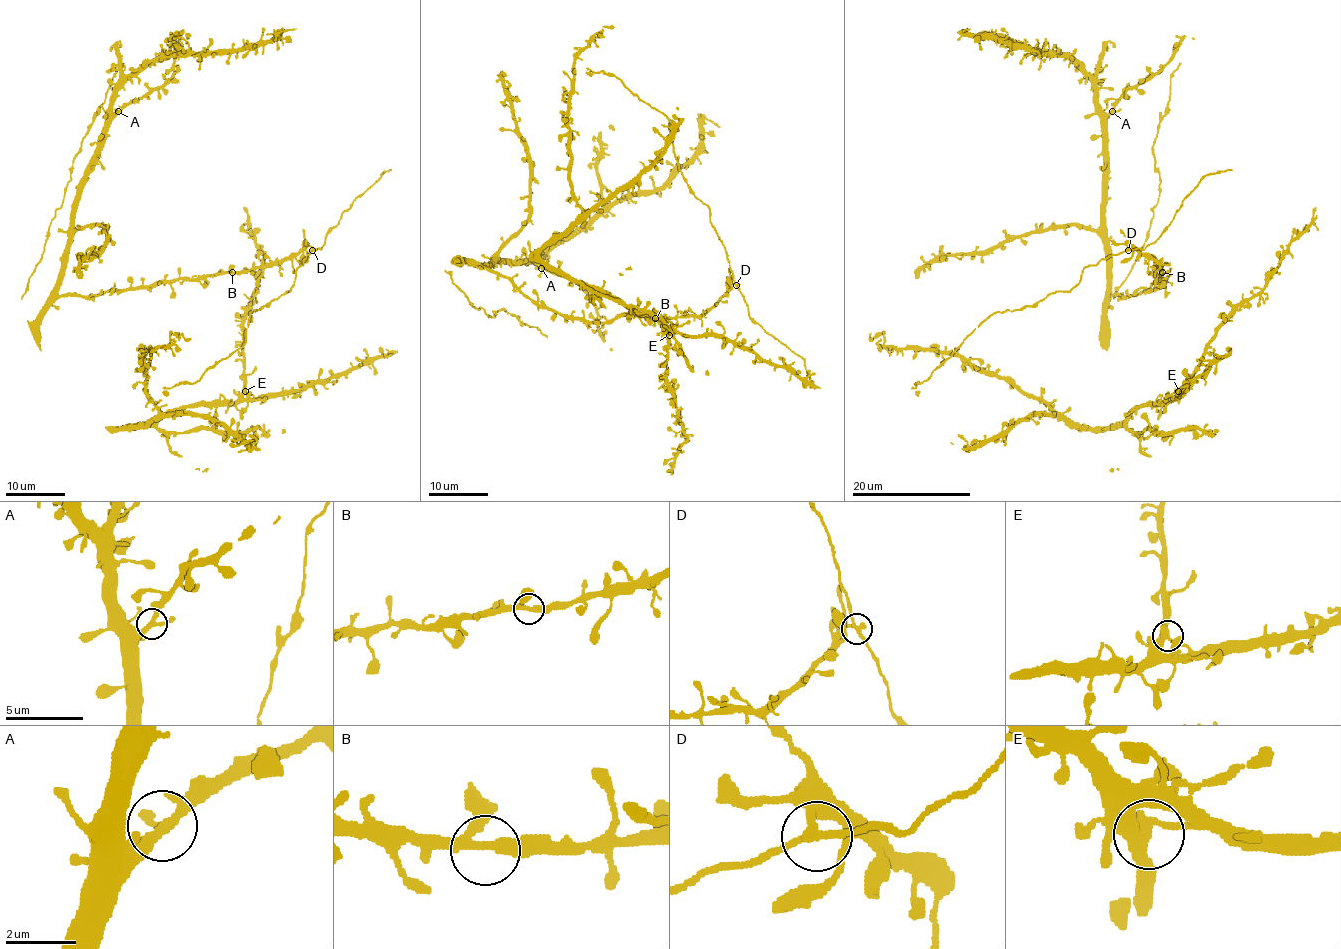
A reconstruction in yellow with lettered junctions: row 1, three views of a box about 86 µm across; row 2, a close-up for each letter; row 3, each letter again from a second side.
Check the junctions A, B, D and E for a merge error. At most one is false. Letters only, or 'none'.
none

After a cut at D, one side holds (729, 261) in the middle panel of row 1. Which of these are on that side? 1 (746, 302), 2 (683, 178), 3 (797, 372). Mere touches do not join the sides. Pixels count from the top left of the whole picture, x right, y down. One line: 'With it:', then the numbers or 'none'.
With it: 1, 2

